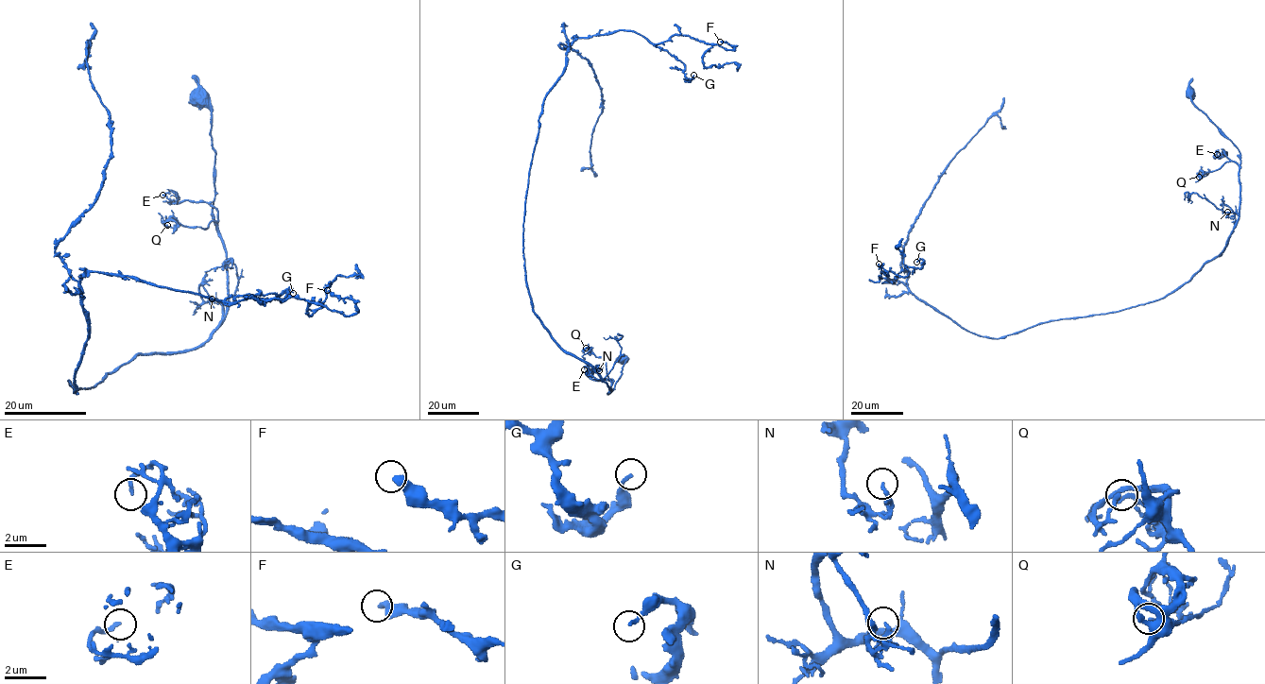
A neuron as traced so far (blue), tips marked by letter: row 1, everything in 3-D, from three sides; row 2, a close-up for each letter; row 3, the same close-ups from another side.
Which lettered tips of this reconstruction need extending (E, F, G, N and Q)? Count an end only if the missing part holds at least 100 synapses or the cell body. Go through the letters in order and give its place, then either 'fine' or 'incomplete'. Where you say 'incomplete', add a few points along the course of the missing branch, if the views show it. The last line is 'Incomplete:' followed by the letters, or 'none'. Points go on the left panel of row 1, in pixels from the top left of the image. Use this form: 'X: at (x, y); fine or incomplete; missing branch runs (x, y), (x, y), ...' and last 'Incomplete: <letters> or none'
E: at (162, 195); fine
F: at (327, 290); fine
G: at (293, 293); fine
N: at (212, 299); fine
Q: at (167, 225); fine
Incomplete: none

